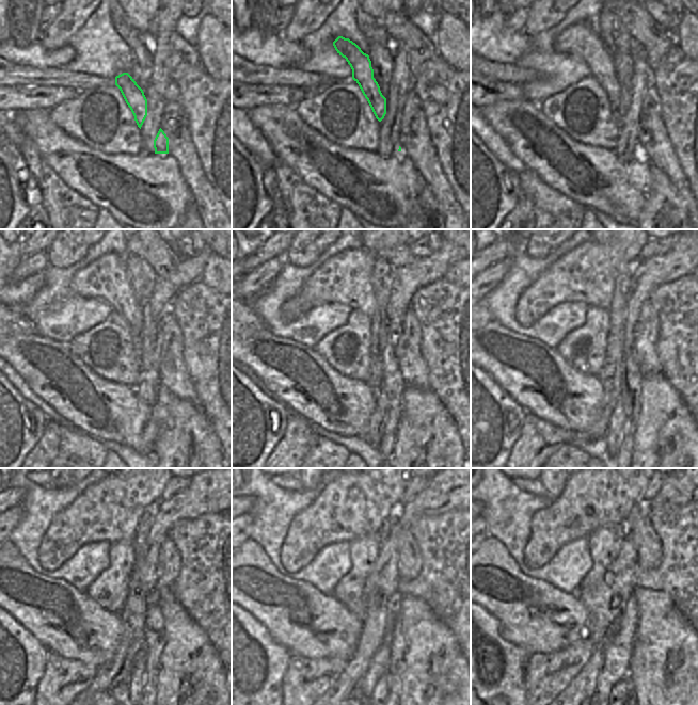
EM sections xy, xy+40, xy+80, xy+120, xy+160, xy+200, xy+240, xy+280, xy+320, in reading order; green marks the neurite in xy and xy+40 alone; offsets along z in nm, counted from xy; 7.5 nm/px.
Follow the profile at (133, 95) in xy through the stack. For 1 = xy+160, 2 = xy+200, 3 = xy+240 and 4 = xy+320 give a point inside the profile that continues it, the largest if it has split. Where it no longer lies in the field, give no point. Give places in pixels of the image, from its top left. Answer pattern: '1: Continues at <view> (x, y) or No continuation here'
1: Continues at xy+160 (347, 275)
2: Continues at xy+200 (588, 272)
3: Continues at xy+240 (115, 512)
4: Continues at xy+320 (592, 506)

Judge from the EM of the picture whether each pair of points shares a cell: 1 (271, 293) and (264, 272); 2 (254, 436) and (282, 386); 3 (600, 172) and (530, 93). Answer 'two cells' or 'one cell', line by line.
1: two cells
2: two cells
3: two cells

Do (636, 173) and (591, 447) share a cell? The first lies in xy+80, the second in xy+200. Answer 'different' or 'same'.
different

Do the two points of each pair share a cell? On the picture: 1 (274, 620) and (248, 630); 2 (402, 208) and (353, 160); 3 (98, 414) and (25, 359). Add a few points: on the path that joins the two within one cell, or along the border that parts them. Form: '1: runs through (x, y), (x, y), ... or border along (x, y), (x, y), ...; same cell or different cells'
1: border along (242, 608), (249, 611), (278, 643); different cells
2: runs through (389, 194), (381, 180), (374, 179), (367, 173); same cell
3: runs through (80, 397), (47, 367), (43, 367); same cell

